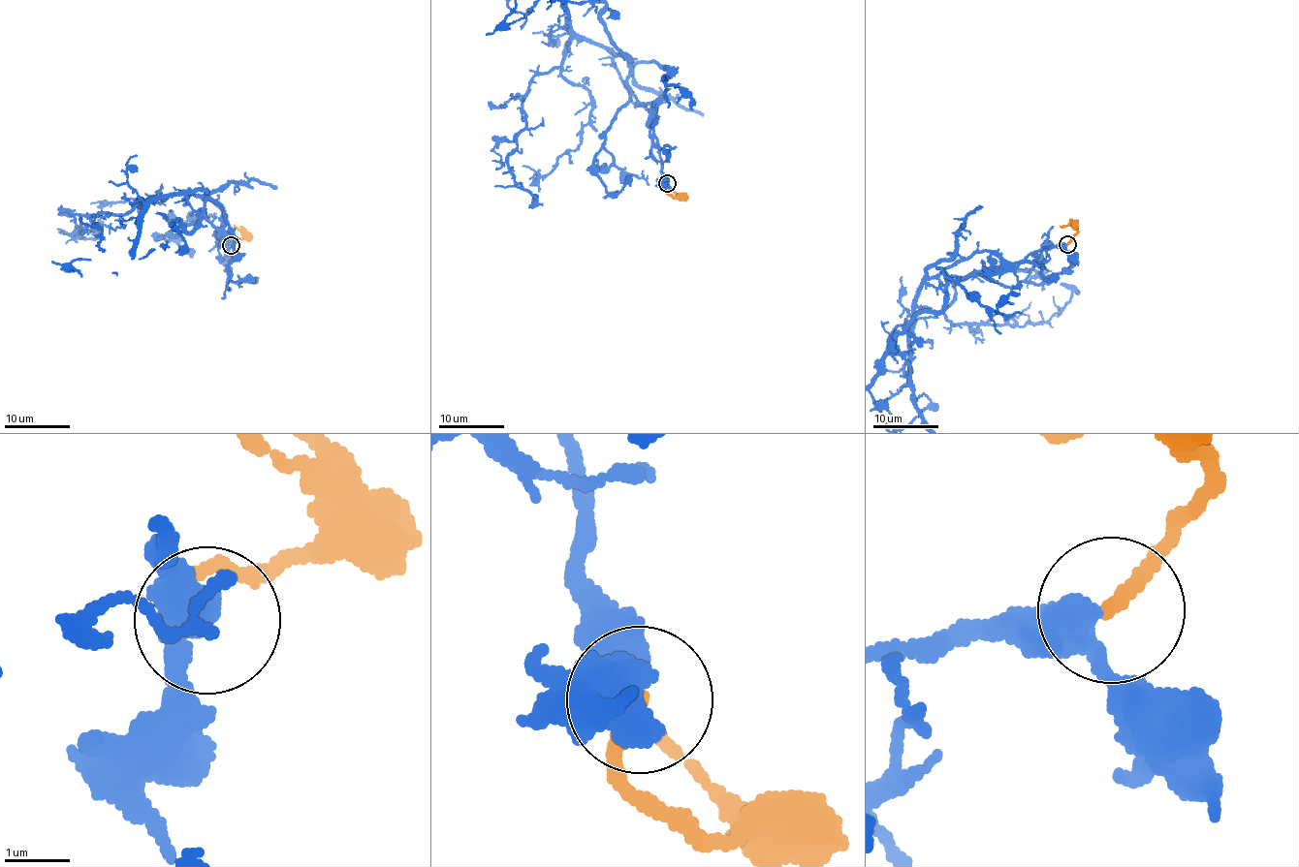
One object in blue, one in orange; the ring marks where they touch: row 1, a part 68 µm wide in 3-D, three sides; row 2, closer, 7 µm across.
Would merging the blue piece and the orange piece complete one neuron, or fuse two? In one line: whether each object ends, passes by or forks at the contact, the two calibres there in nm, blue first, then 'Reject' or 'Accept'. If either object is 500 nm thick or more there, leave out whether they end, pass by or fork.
At the ring blue passes by. At the ring orange ends. Thickness 400 nm (blue) against 220 nm. Accept

